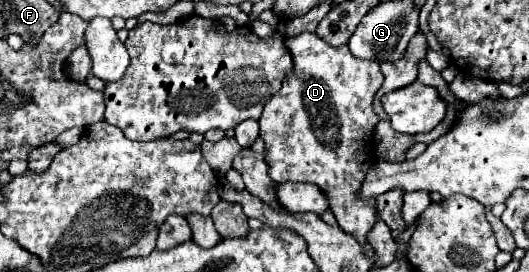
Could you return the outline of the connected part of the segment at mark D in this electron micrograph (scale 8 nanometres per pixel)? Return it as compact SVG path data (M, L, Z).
M302 32L292 38L284 38L286 48L292 54L294 68L286 74L282 88L268 100L264 112L260 116L260 136L266 144L264 160L268 164L268 174L274 182L312 182L316 184L328 198L330 212L336 216L338 226L352 234L364 236L378 220L376 198L360 198L362 182L368 170L376 164L374 148L372 148L372 132L380 118L372 110L374 96L380 90L384 76L380 72L380 62L376 60L362 60L352 56L350 48L344 46L330 46L320 40L316 34Z

